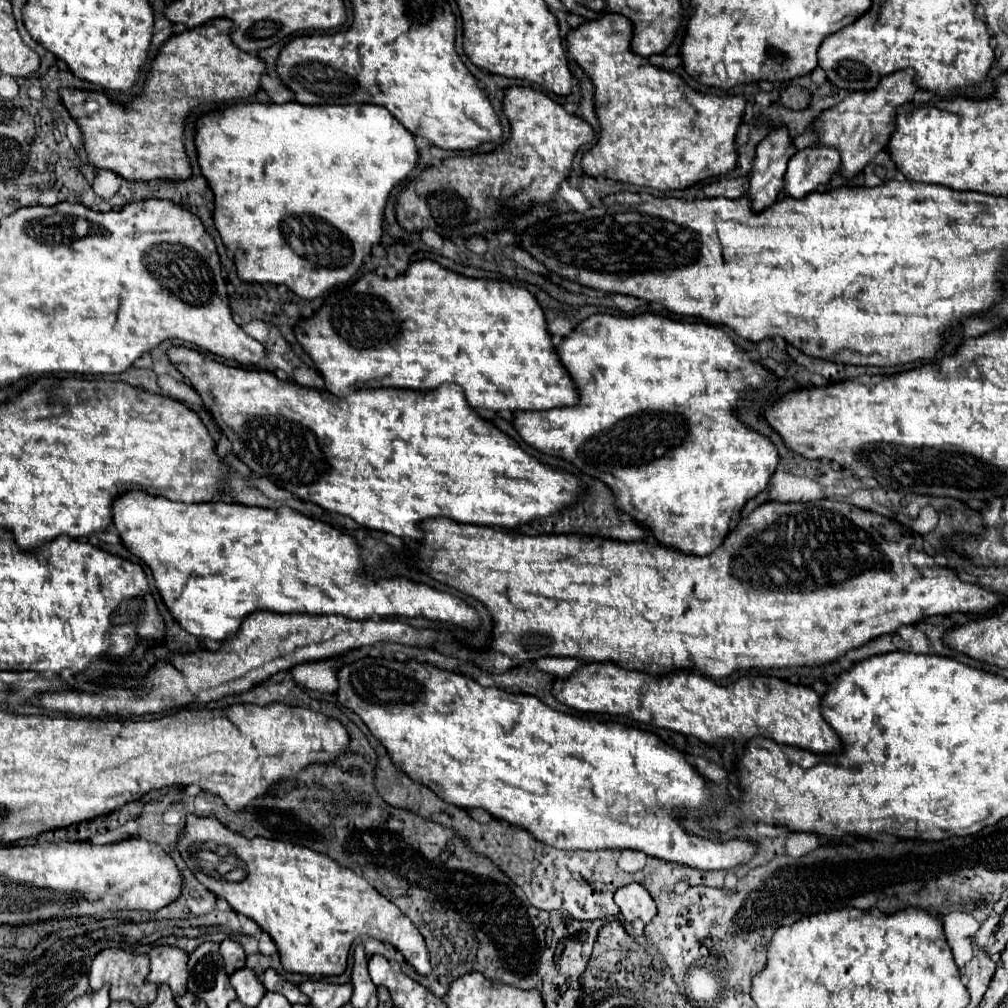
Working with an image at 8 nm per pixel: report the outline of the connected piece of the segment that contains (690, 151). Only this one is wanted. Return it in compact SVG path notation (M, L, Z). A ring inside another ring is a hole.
M607 13L593 21L583 21L567 35L569 55L589 75L595 87L595 115L601 127L601 137L583 155L581 169L591 177L607 177L637 187L659 191L685 189L707 177L721 177L735 169L735 135L745 111L743 95L703 95L689 89L683 79L665 69L653 67L645 57L631 53L631 23L617 13Z

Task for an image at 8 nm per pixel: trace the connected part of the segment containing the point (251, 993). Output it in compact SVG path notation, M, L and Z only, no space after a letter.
M247 967L231 975L231 985L237 991L237 999L249 1007L255 1007L265 995L265 987L261 979L255 975L253 969L247 969Z

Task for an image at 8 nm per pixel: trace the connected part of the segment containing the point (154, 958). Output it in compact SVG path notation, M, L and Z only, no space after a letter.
M159 945L155 949L151 949L149 953L151 959L151 973L147 977L147 981L151 983L167 983L173 991L173 995L183 995L187 991L187 959L189 955L179 949L179 947L171 947L171 945Z

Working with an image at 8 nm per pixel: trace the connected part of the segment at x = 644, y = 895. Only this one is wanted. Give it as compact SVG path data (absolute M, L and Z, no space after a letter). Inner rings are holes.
M629 883L629 885L621 887L615 893L615 903L619 905L623 917L629 923L633 923L637 919L641 919L643 923L649 923L657 915L655 901L651 899L649 891L639 883Z

